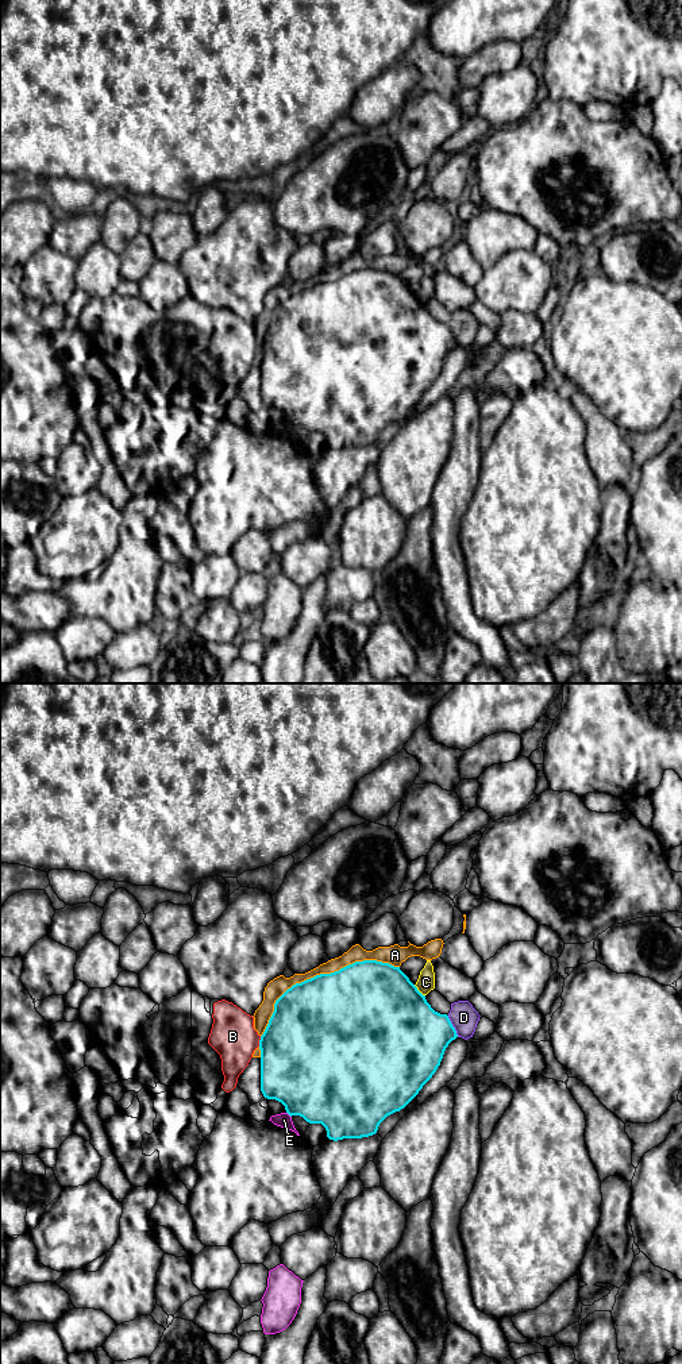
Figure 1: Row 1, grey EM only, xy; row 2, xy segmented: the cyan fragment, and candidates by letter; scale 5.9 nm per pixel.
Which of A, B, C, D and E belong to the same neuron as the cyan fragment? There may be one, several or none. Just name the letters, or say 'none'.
none

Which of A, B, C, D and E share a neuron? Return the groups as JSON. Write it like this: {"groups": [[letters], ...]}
{"groups": [["A"], ["B"], ["C"], ["D"], ["E"]]}

